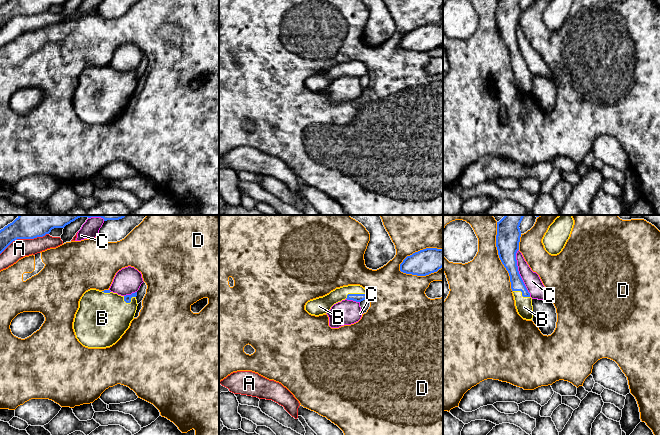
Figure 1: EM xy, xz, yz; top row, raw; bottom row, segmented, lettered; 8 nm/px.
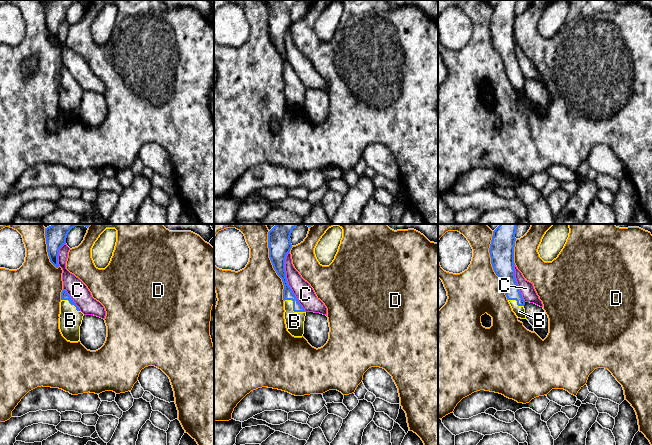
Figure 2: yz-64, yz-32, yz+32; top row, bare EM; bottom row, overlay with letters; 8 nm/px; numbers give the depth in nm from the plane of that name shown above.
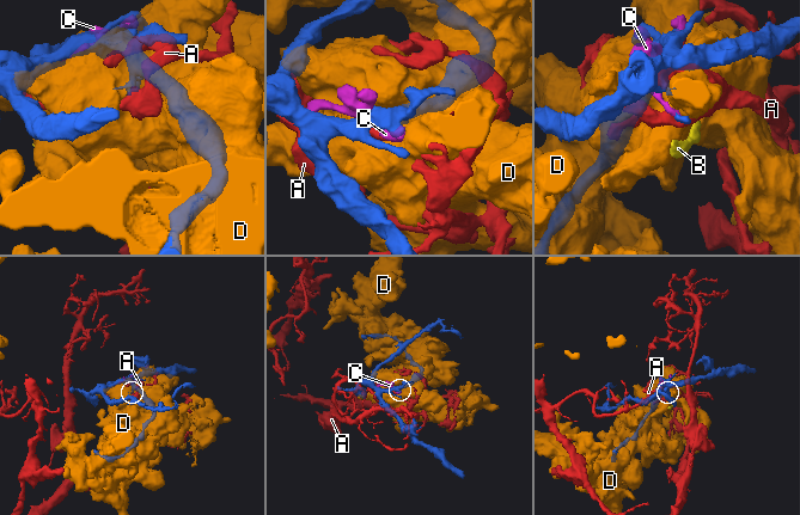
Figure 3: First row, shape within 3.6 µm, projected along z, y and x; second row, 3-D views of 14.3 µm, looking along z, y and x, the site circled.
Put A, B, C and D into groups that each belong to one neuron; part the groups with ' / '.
A / B / C / D

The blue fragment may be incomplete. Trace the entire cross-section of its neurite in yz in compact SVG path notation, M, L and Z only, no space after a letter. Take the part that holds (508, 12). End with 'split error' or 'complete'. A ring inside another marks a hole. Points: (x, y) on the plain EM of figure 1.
M497 0L496 23L499 34L506 44L510 52L511 65L515 76L515 82L518 90L526 96L533 94L532 74L528 68L518 47L516 29L519 26L519 18L521 13L520 0Z; split error

